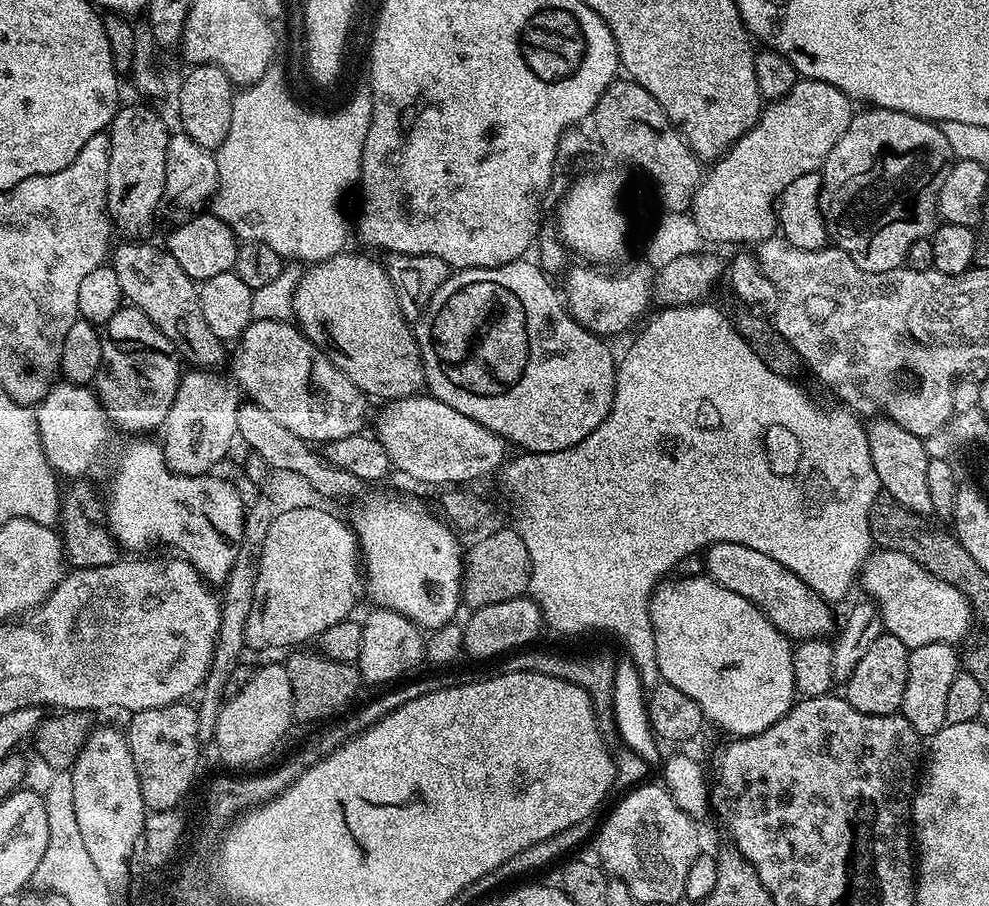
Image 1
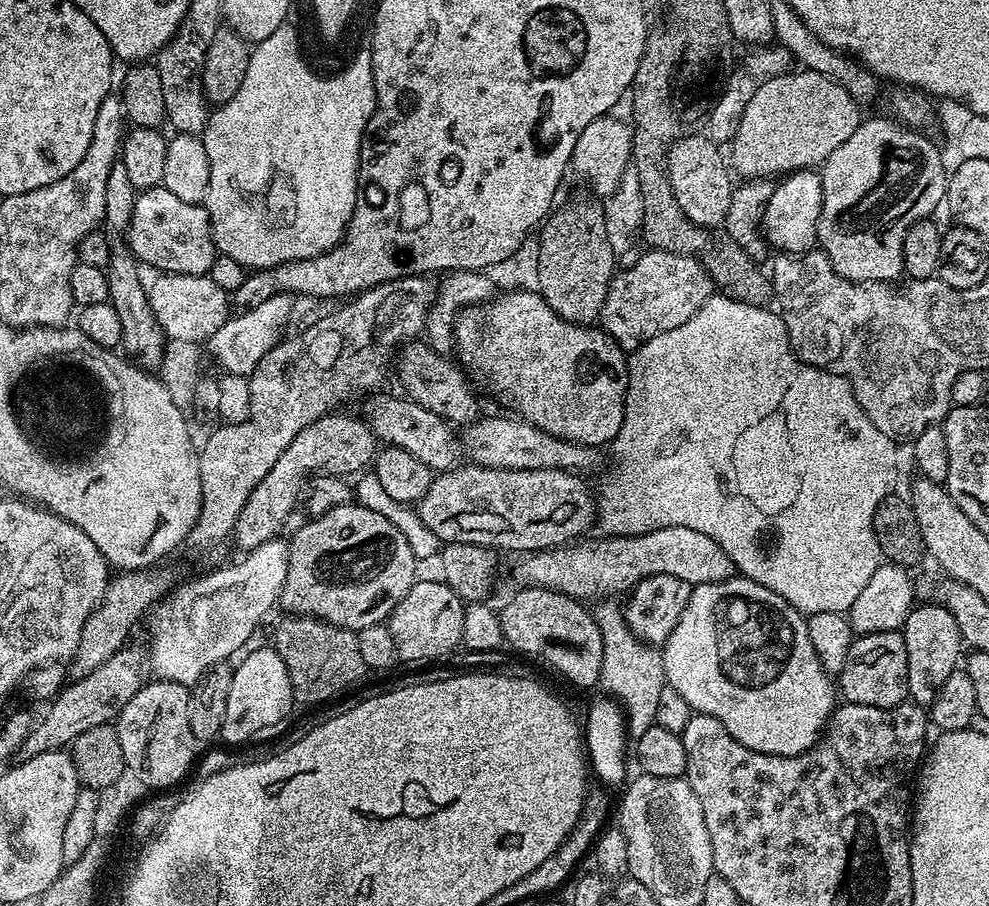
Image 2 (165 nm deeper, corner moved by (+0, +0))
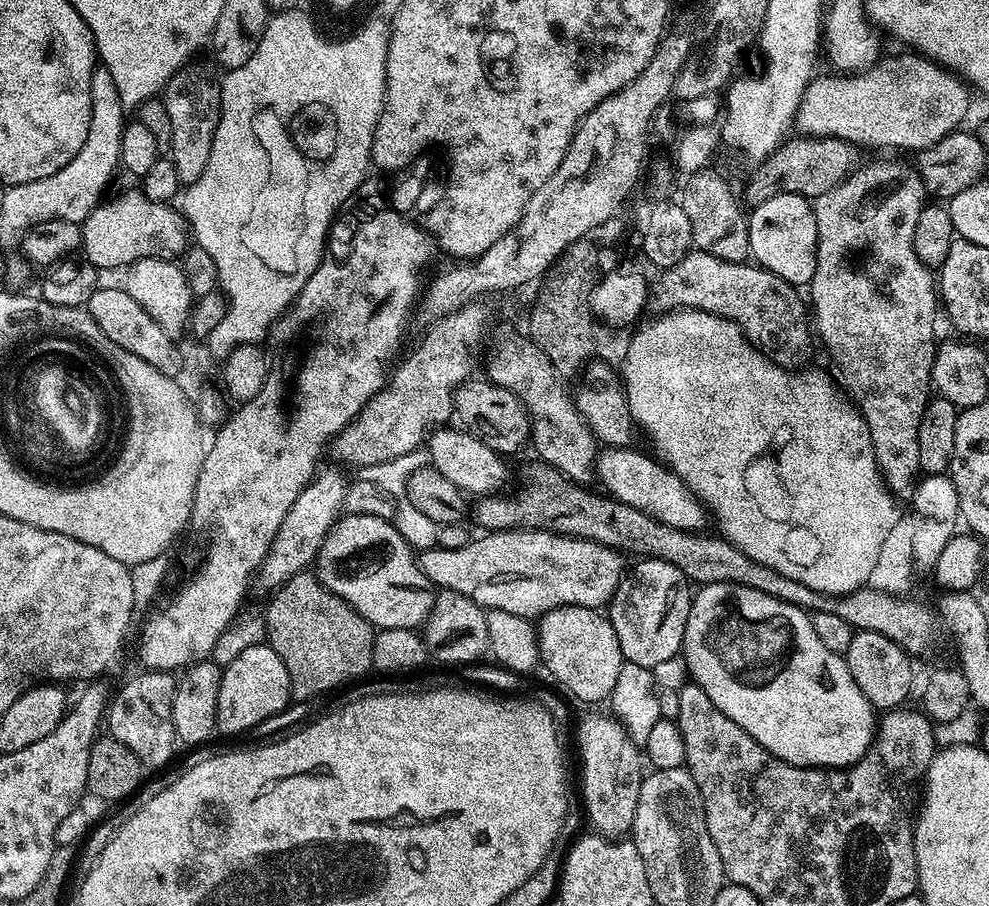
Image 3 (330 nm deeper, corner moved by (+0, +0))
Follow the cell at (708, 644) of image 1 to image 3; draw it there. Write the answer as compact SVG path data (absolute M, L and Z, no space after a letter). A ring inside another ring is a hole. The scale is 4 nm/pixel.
M730 582L705 584L691 597L682 647L683 658L689 674L692 675L689 676L691 683L706 690L706 698L710 698L710 702L714 702L714 706L718 706L718 710L722 710L726 718L738 722L738 726L742 726L742 730L746 730L750 738L754 738L766 751L780 760L785 760L787 764L797 764L800 768L849 768L851 764L857 764L863 758L872 744L878 723L872 703L864 697L862 690L858 690L858 682L854 682L850 674L847 659L839 652L826 650L826 645L819 640L817 632L814 631L811 615L803 608L782 602L770 594L762 594L762 590L754 590L750 586Z

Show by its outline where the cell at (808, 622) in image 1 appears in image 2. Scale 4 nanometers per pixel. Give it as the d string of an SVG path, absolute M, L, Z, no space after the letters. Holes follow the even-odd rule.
M668 526L662 530L650 530L641 536L613 536L611 538L599 538L589 544L585 542L573 542L562 548L553 548L546 552L534 552L523 557L524 560L516 568L517 585L529 588L551 588L554 592L561 592L581 602L601 598L619 597L619 592L627 593L636 584L642 582L647 576L658 574L672 574L683 581L692 584L720 584L723 580L737 575L737 571L730 560L730 554L698 530L686 530L686 526Z

